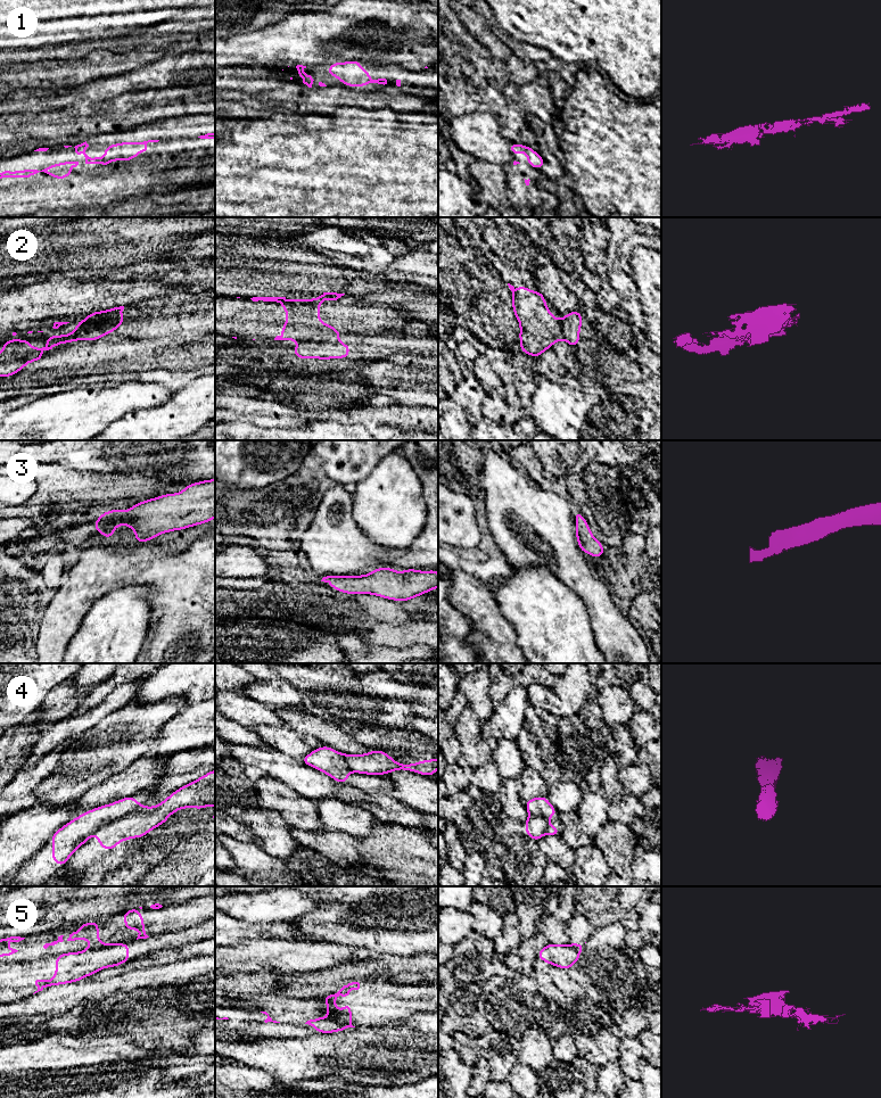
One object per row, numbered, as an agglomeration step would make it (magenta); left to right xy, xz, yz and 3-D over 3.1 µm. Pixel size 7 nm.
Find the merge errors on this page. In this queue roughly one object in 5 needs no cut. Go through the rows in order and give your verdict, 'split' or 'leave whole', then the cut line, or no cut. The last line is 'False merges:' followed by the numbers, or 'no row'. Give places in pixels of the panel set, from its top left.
1: leave whole | no cut
2: split | xy (77, 322), (103, 325), (113, 330)
3: leave whole | no cut
4: split | xy (140, 806), (97, 831)
5: split | xy (113, 944), (87, 949)
False merges: 2, 4, 5

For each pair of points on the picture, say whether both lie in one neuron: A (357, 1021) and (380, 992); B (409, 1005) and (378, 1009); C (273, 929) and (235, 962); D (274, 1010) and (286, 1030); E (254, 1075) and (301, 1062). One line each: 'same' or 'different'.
A: same
B: same
C: different
D: different
E: different

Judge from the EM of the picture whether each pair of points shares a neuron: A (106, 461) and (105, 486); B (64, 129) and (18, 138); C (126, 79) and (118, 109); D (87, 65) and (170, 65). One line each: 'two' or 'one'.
A: two
B: one
C: two
D: two

